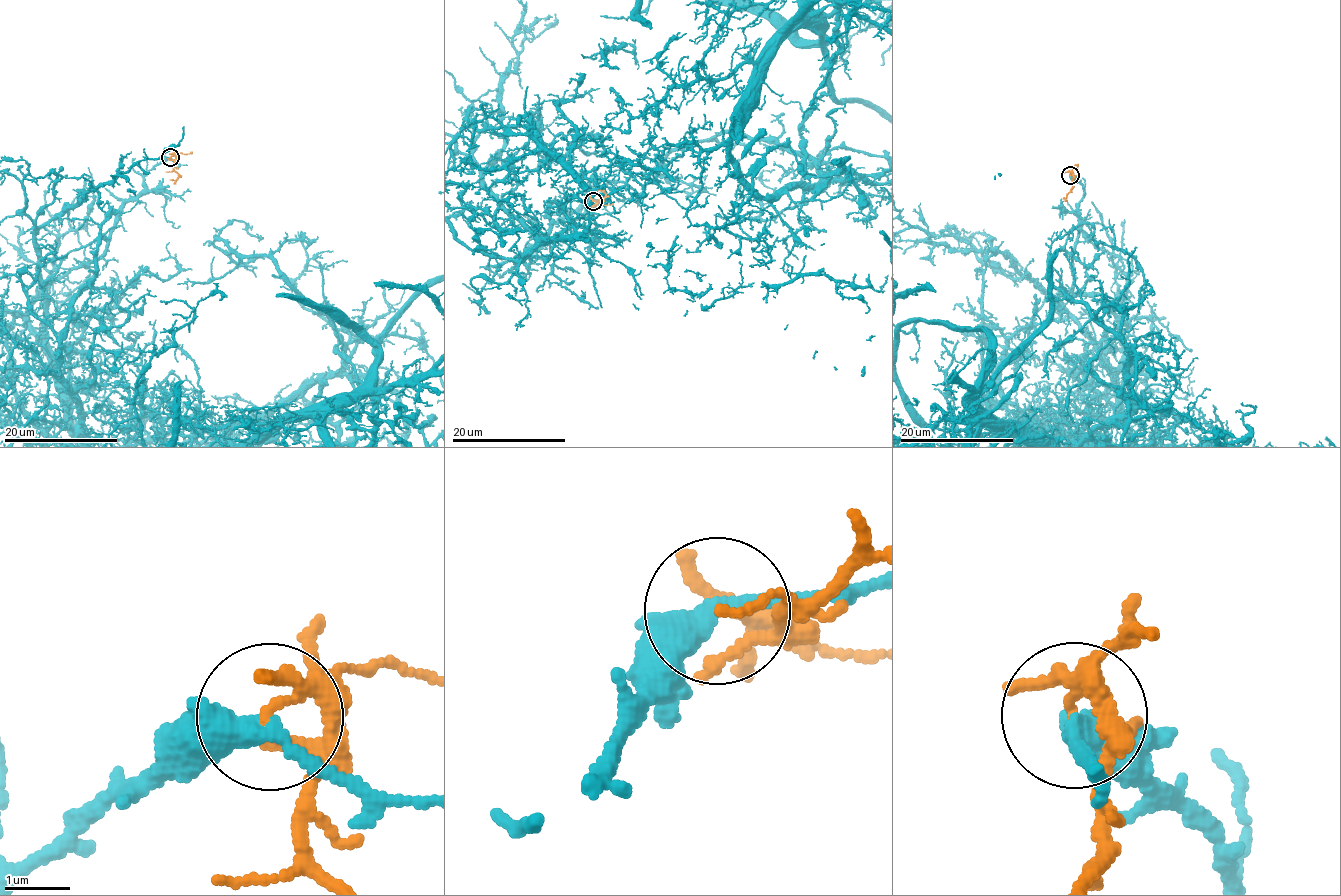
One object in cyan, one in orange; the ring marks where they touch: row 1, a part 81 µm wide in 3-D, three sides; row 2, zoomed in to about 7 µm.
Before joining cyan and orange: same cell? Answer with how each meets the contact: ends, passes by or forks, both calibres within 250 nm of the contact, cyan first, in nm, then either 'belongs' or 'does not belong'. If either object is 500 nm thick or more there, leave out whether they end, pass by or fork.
cyan forks | orange passes by | 260/170 nm | does not belong

